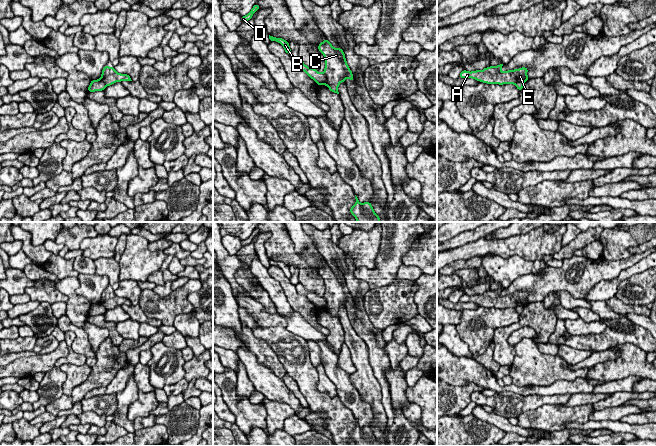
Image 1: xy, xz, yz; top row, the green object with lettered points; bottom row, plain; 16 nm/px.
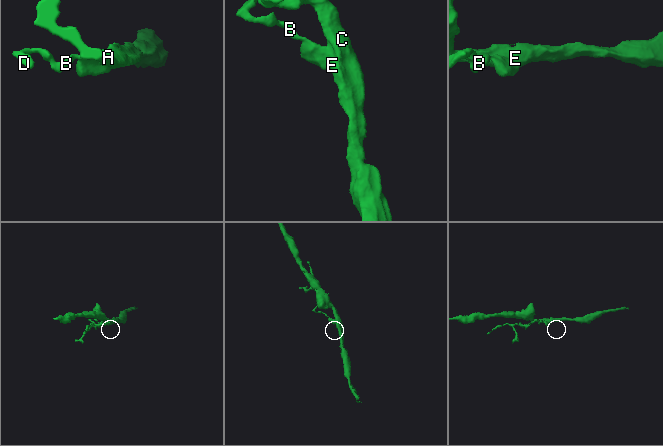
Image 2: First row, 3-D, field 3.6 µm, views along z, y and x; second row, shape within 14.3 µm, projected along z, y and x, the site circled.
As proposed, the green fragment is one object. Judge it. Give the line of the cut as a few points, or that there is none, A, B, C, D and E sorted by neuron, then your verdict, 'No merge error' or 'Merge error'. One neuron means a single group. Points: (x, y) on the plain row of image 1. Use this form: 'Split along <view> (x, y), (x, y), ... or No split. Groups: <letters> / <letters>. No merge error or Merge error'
Split along xz (322, 297), (326, 302), (326, 308). Groups: A C E / B D. Merge error

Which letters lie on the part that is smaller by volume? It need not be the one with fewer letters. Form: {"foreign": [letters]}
{"foreign": ["B", "D"]}

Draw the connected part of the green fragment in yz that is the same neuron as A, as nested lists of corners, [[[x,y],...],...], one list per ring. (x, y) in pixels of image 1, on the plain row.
[[[503,288],[497,290],[489,290],[484,292],[482,295],[466,295],[463,294],[460,298],[460,302],[473,302],[479,306],[487,308],[516,308],[518,306],[525,307],[529,304],[527,300],[528,292],[521,291],[520,293],[508,294],[505,296],[501,295]]]

